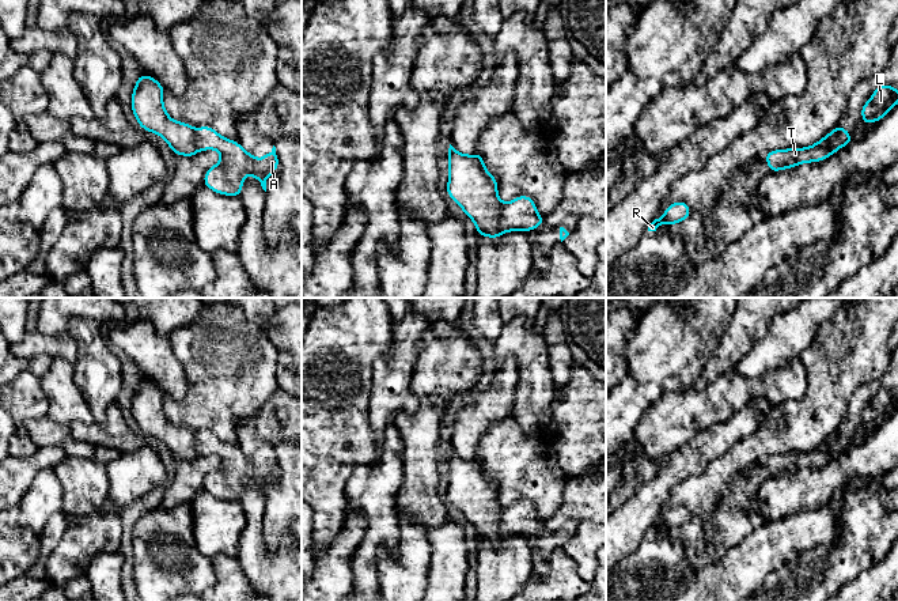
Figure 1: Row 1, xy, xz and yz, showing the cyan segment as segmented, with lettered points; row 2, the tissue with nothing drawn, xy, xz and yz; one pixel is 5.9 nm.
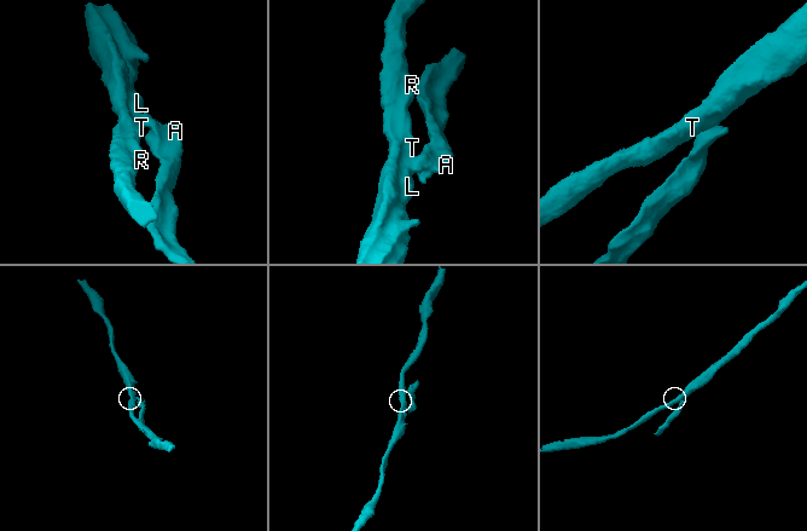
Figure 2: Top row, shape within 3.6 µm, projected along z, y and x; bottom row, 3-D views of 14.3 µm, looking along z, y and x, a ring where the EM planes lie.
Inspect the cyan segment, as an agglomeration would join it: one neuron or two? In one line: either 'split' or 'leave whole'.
split

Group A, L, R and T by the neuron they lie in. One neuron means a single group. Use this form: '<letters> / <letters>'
A / L R T

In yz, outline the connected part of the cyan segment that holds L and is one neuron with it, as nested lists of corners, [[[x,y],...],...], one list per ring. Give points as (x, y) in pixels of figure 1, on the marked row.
[[[880,84],[872,94],[871,99],[861,106],[861,117],[865,125],[880,121],[898,103],[898,90]]]

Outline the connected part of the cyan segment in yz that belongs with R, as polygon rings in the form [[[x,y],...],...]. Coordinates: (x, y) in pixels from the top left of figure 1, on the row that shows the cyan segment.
[[[677,201],[670,204],[660,219],[655,219],[649,226],[648,231],[656,231],[660,224],[675,224],[683,222],[690,216],[690,207],[685,201]]]

